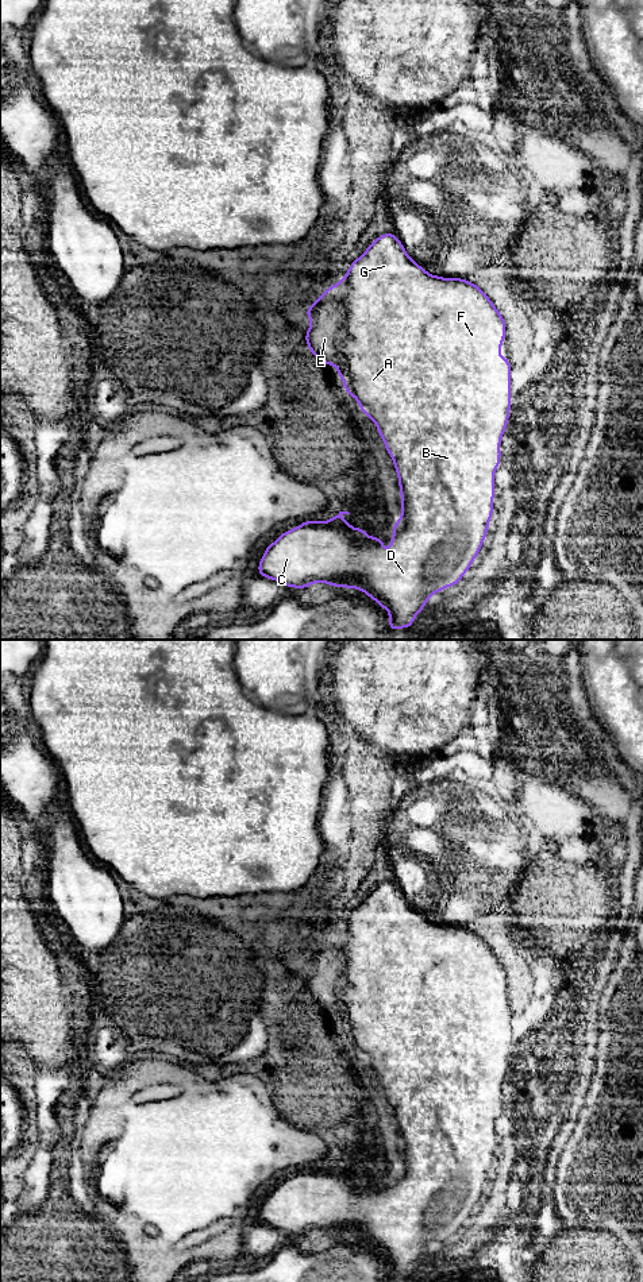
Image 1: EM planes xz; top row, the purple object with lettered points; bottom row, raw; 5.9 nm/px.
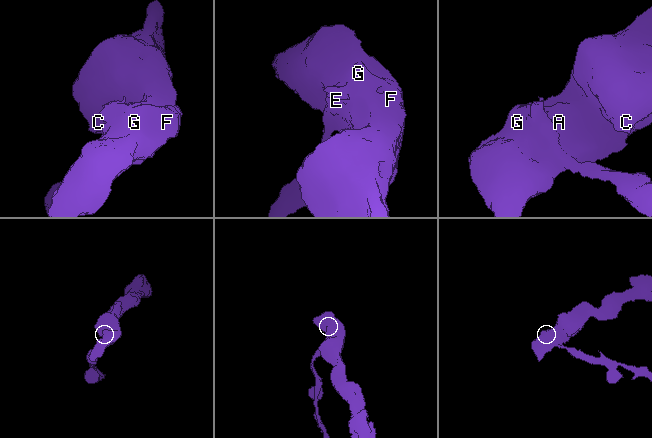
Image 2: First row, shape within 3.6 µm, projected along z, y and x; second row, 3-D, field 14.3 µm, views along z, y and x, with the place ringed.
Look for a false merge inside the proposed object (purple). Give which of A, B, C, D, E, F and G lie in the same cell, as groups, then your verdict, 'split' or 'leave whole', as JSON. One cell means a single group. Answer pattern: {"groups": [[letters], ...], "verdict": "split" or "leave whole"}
{"groups": [["A", "B", "C", "D", "F", "G"], ["E"]], "verdict": "split"}

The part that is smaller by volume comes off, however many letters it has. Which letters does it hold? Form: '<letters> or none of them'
E

